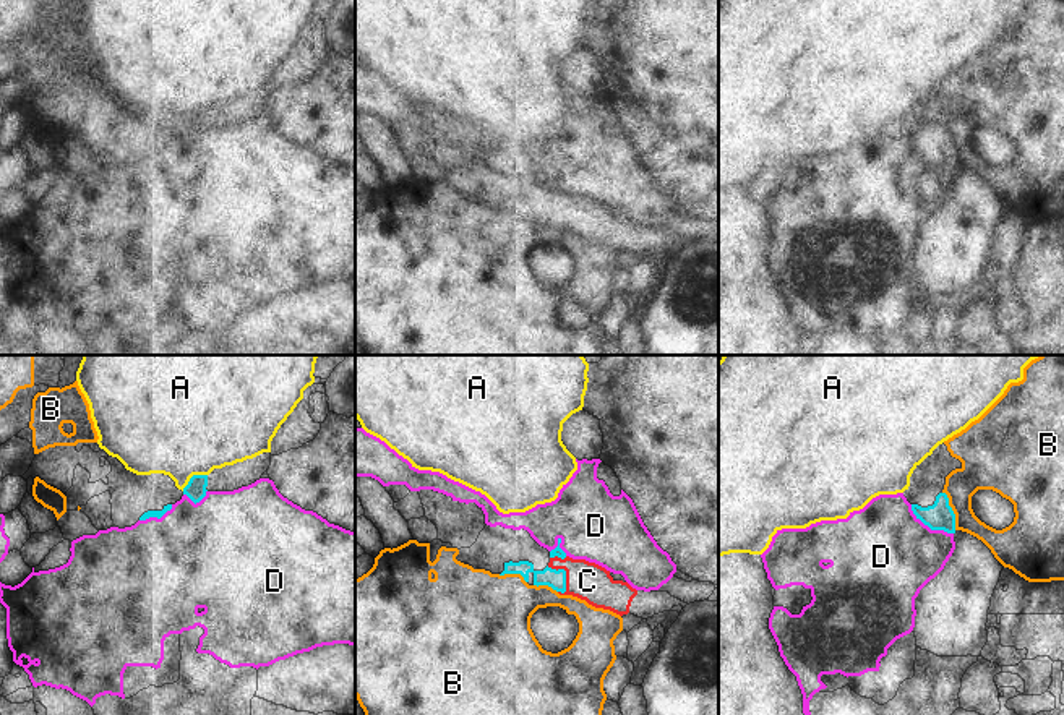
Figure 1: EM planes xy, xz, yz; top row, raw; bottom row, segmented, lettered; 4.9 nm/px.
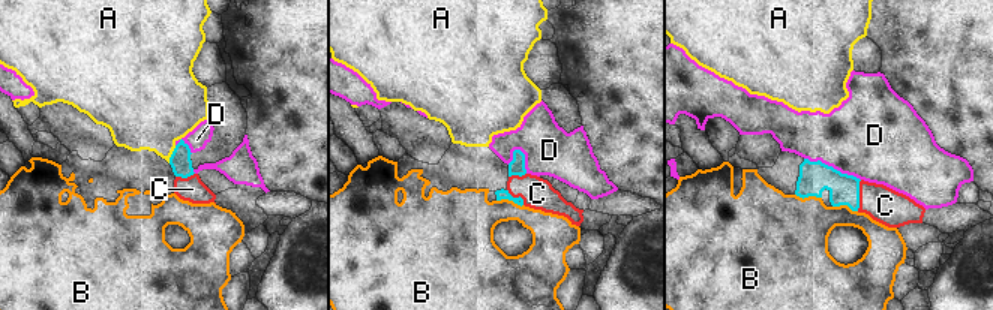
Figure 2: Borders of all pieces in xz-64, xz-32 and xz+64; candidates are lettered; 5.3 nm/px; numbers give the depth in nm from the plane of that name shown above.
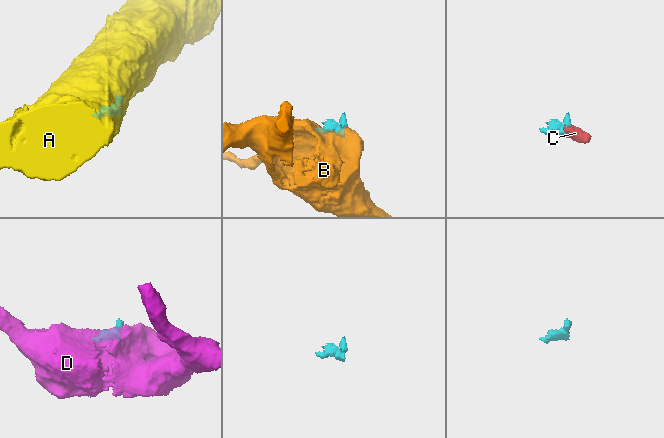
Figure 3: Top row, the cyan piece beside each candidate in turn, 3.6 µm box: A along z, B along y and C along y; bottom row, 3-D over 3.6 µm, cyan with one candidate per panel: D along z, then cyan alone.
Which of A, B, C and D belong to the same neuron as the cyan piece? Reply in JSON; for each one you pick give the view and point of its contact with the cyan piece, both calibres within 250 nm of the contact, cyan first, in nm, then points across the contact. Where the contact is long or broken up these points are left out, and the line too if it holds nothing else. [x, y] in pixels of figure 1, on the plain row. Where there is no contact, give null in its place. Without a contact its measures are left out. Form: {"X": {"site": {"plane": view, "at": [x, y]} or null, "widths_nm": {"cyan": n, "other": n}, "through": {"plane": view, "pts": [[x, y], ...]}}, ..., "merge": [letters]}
{"C": {"site": {"plane": "xz", "at": [565, 211]}, "widths_nm": {"cyan": 100, "other": 190}, "through": {"plane": "xz", "pts": [[557, 216], [565, 211], [587, 218]]}}, "merge": ["C"]}

